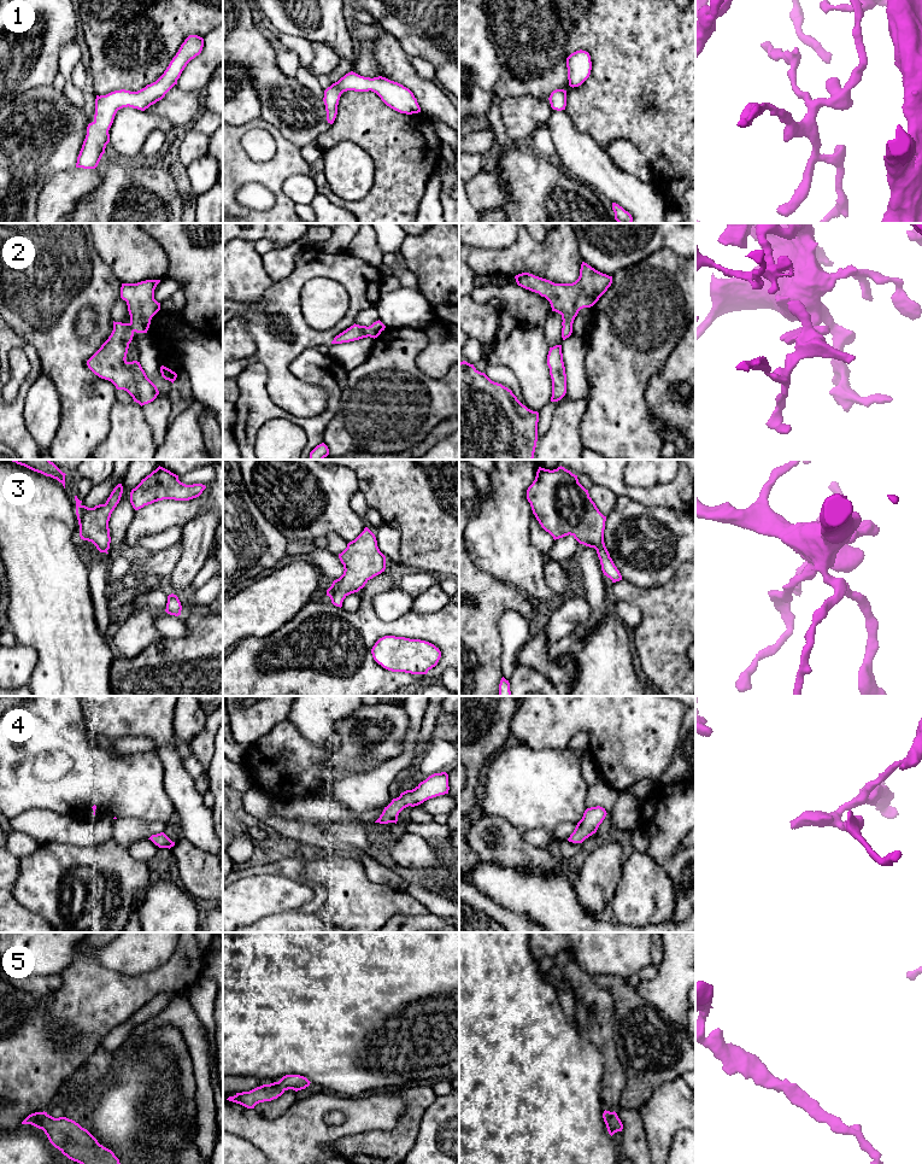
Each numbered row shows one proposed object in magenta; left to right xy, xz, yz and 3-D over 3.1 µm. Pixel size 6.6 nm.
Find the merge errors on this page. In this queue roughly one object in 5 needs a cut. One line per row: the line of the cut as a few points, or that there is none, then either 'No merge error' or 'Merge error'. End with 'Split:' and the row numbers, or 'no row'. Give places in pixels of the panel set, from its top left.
1: No split. No merge error
2: No split. No merge error
3: No split. No merge error
4: No split. No merge error
5: No split. No merge error
Split: no row

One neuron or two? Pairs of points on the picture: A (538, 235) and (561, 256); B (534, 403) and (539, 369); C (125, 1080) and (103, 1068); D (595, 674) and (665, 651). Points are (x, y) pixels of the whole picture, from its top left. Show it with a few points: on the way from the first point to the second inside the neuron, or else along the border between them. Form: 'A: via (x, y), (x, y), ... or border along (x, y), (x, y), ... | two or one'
A: border along (529, 235), (538, 241), (546, 237) | two
B: via (535, 395), (535, 378) | one
C: border along (135, 1048), (125, 1052), (116, 1063) | two
D: border along (630, 633), (634, 656), (638, 664) | two

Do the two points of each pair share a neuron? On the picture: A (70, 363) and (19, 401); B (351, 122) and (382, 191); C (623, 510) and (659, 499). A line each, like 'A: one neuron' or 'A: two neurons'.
A: two neurons
B: one neuron
C: two neurons

